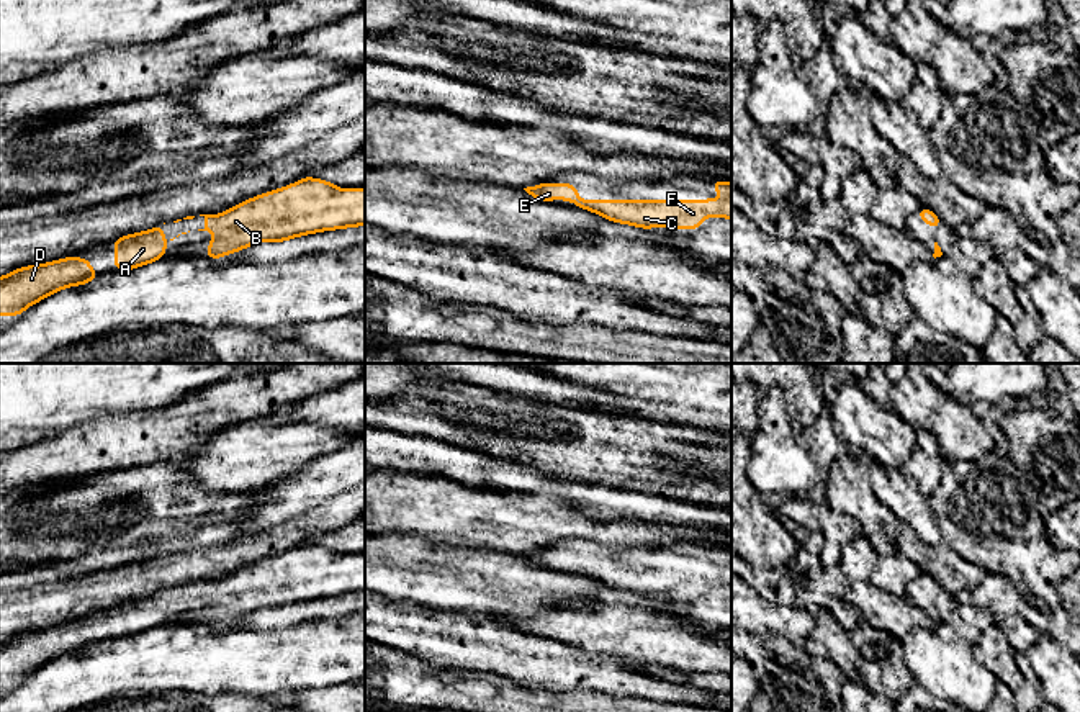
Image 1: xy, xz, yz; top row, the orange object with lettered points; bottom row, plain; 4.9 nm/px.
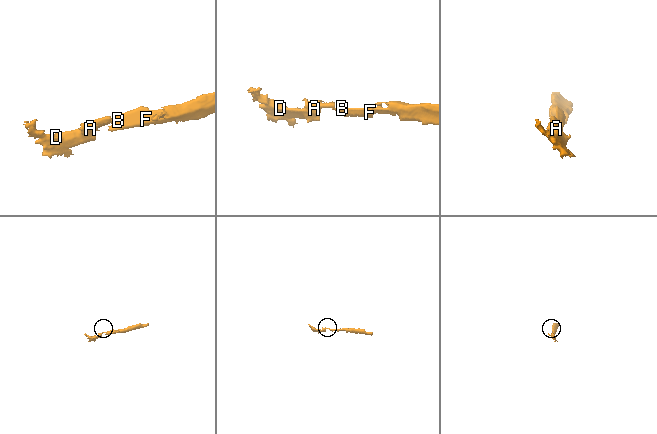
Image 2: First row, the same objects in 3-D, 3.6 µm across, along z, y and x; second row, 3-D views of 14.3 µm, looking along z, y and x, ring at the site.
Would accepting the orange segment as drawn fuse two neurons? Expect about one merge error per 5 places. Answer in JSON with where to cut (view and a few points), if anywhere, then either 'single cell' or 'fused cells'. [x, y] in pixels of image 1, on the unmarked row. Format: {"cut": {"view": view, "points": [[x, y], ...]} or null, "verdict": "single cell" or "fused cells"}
{"cut": null, "verdict": "single cell"}

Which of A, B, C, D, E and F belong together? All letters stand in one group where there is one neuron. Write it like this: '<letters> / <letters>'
A B C D E F

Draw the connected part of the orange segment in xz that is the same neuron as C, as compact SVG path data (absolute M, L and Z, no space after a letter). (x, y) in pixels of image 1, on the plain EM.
M718 547L710 553L723 566L579 566L578 553L571 550L542 550L524 555L537 566L571 566L573 573L605 583L609 588L638 593L641 596L671 593L674 596L695 596L709 583L731 586L731 550Z

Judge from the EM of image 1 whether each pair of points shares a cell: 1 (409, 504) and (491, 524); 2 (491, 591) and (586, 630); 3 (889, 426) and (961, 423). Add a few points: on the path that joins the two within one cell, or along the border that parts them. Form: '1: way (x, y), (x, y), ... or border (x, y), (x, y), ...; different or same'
1: way (429, 504), (454, 514), (472, 516); same
2: border (580, 608), (553, 608), (532, 614), (503, 612); different
3: border (892, 408), (917, 429); different

